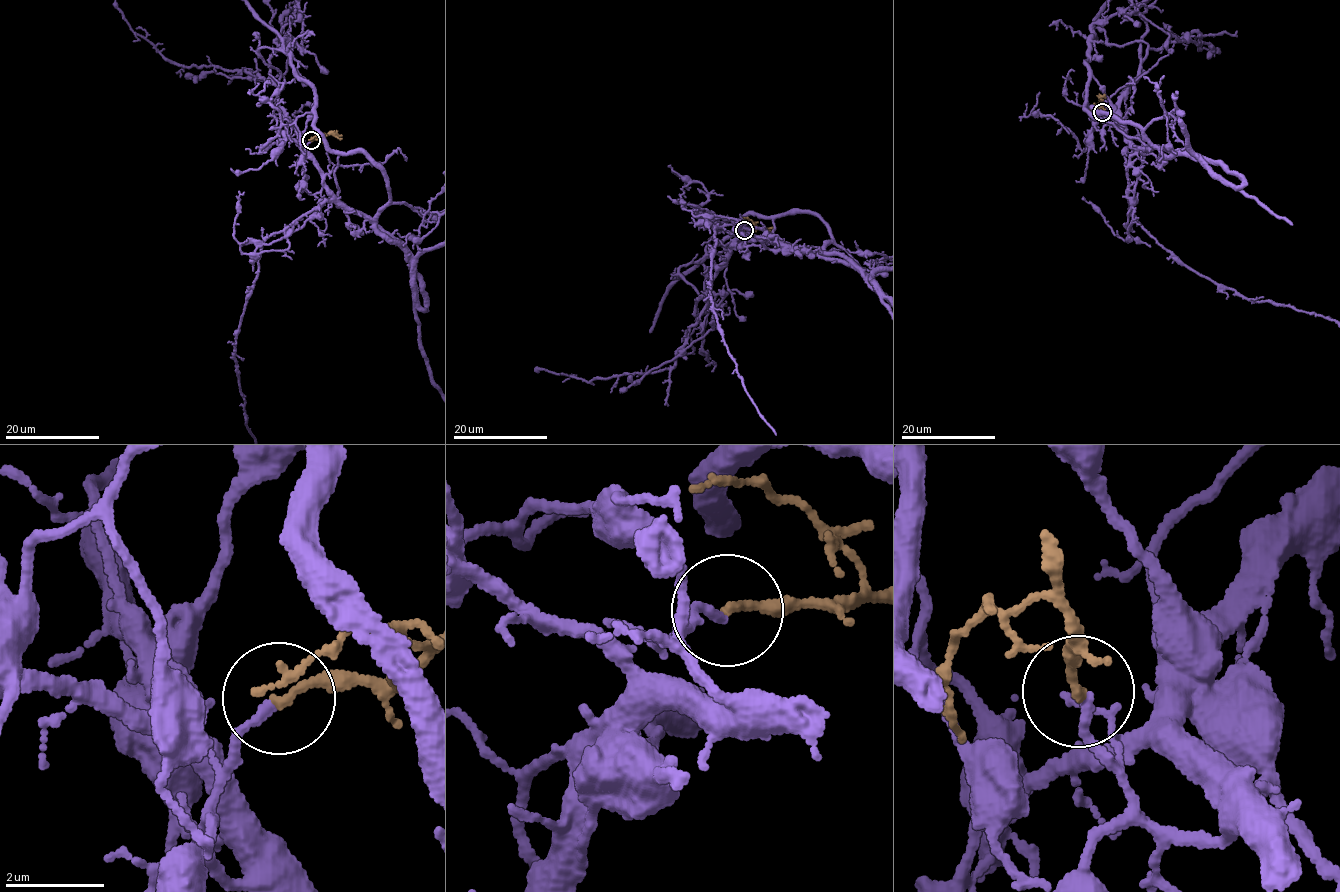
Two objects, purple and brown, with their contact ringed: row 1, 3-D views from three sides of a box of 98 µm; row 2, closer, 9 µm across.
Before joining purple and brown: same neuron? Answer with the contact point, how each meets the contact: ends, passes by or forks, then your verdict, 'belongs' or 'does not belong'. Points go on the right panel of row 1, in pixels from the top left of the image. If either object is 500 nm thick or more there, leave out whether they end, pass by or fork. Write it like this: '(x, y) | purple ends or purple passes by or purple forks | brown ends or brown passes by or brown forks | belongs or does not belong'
(1102, 112) | purple ends | brown ends | belongs

